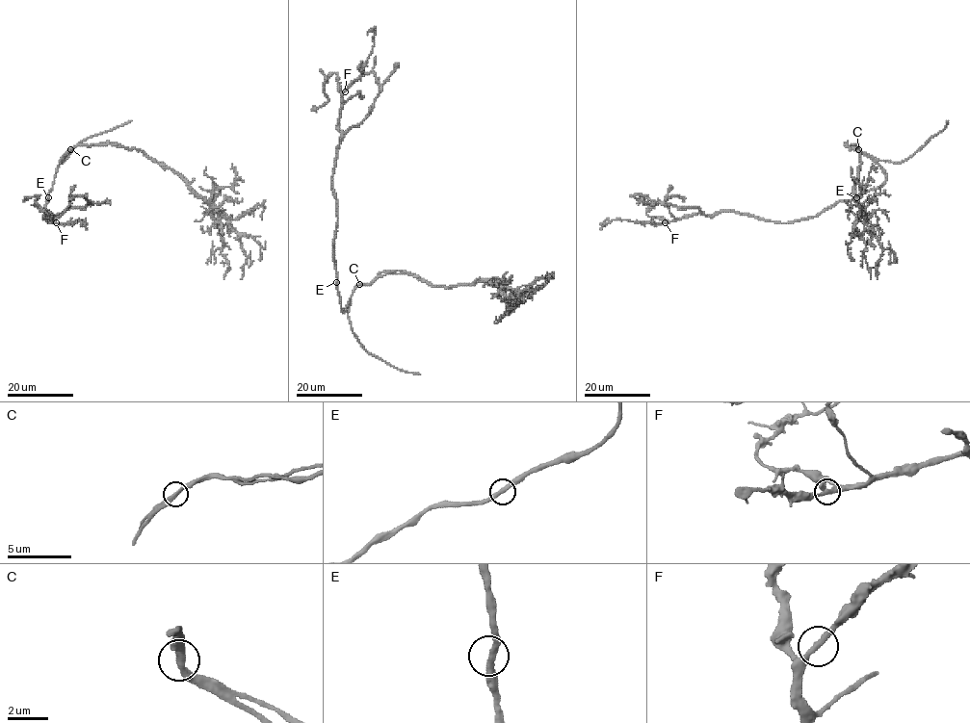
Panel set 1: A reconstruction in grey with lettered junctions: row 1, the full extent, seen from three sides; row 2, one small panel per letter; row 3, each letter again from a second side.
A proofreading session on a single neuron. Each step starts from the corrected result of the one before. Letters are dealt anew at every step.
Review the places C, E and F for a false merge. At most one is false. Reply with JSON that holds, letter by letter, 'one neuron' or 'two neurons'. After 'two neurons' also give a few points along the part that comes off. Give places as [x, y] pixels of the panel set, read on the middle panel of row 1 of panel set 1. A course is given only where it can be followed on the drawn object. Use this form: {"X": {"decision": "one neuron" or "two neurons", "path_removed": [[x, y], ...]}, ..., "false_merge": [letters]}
{"C": {"decision": "one neuron"}, "E": {"decision": "one neuron"}, "F": {"decision": "one neuron"}, "false_merge": []}

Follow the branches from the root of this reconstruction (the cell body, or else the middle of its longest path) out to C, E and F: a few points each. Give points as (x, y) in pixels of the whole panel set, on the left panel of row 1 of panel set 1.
C: (53, 186), (55, 170), (71, 149)
E: (53, 186), (48, 197)
F: (53, 186), (45, 206), (48, 222), (43, 217), (48, 212), (56, 222)

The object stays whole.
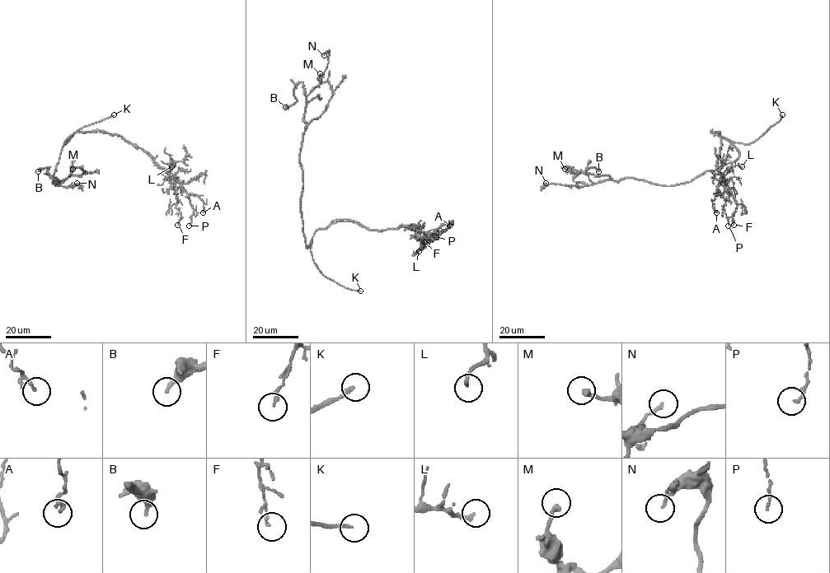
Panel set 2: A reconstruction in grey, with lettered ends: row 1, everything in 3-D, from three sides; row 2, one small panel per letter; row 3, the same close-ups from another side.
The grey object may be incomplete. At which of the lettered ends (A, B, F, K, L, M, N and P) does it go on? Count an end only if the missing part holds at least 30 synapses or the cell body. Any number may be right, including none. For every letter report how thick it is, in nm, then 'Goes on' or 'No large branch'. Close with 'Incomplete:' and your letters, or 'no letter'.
A: Thickness 90 nm. No large branch
B: Thickness 280 nm. No large branch
F: Thickness 140 nm. No large branch
K: Thickness 170 nm. Goes on
L: Thickness 180 nm. No large branch
M: Thickness 240 nm. No large branch
N: Thickness 140 nm. No large branch
P: Thickness 110 nm. No large branch
Incomplete: K

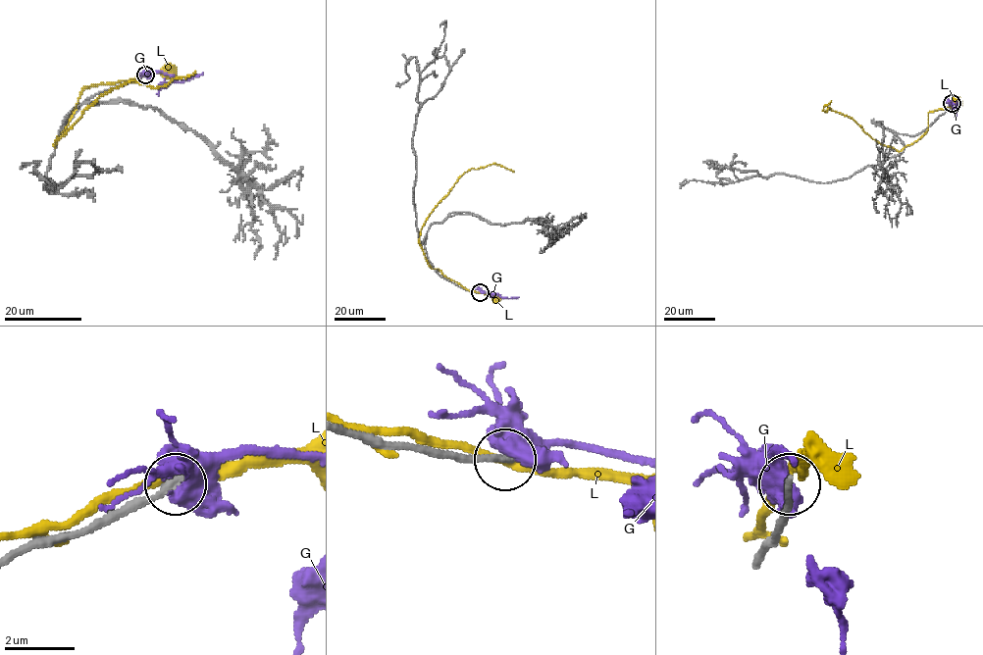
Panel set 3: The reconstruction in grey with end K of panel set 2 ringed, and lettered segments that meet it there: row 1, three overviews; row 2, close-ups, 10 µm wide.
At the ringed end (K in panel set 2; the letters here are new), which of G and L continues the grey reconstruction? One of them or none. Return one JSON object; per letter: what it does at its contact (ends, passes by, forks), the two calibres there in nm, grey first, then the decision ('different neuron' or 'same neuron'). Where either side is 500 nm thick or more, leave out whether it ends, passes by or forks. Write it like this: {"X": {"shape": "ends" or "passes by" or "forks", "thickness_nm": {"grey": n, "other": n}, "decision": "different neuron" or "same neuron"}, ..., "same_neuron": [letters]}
{"G": {"thickness_nm": {"grey": 190, "other": 550}, "decision": "different neuron"}, "L": {"shape": "passes by", "thickness_nm": {"grey": 220, "other": 240}, "decision": "different neuron"}, "same_neuron": []}

